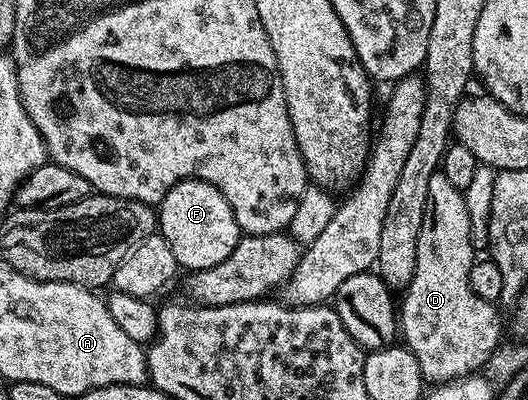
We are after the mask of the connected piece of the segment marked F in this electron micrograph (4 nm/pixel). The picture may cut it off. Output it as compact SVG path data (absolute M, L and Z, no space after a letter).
M186 179L172 186L158 204L158 231L163 235L181 268L189 272L206 270L226 261L242 232L232 206L214 185L200 179Z

